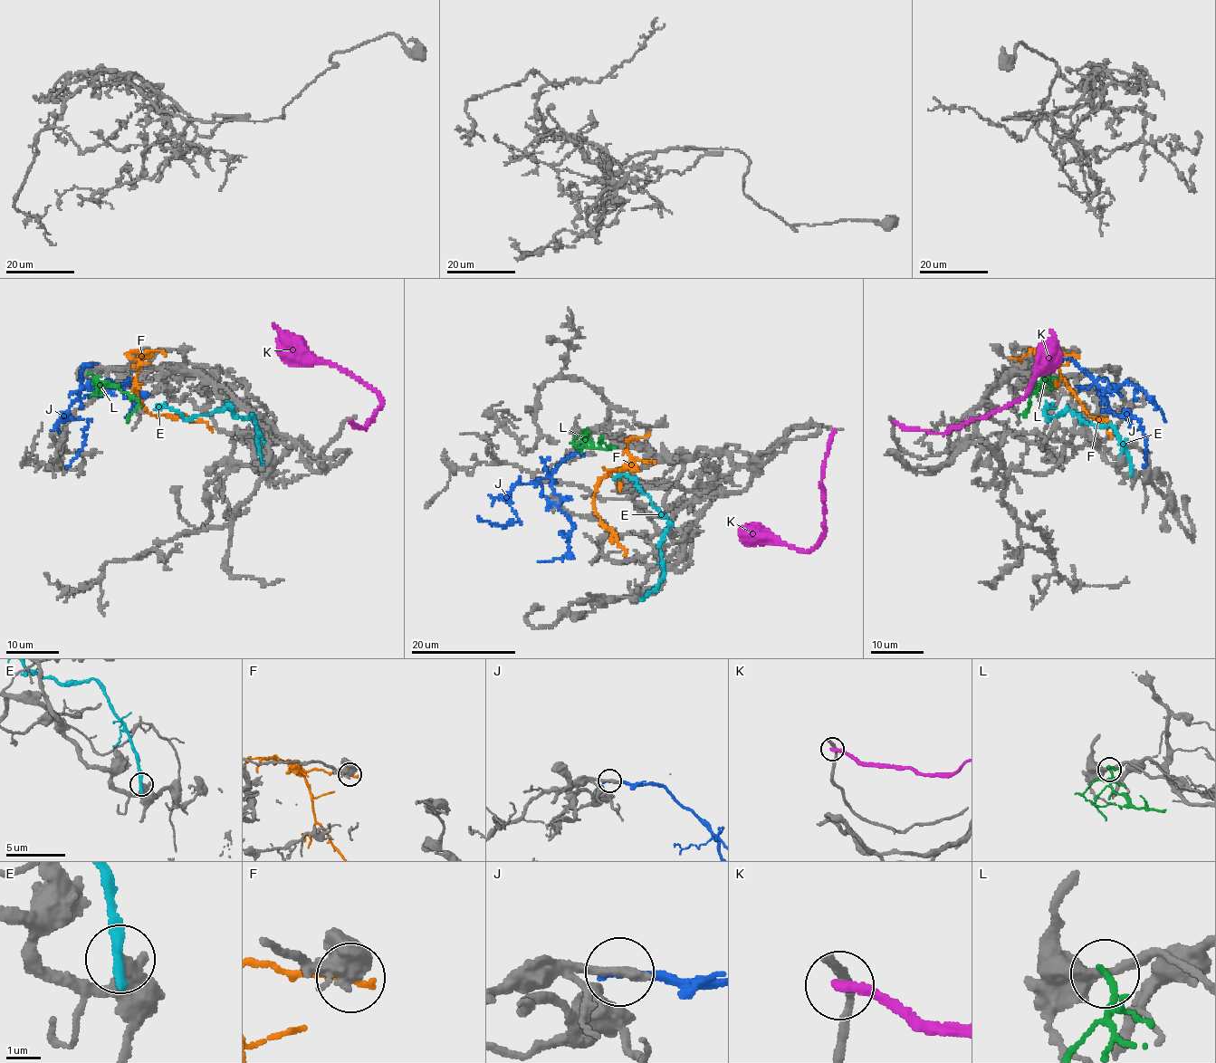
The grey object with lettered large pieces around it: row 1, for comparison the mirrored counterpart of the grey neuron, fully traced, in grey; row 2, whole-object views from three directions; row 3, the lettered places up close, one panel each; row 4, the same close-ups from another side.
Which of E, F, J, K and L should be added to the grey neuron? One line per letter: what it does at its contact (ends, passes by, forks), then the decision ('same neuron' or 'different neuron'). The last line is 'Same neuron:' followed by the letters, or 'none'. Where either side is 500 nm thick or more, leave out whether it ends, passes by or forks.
E: it ends there; different neuron
F: different neuron
J: it ends there; different neuron
K: it ends there; different neuron
L: it ends there; different neuron
Same neuron: none

